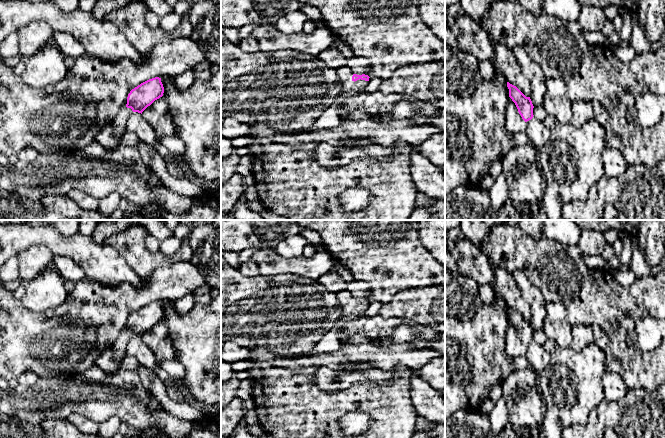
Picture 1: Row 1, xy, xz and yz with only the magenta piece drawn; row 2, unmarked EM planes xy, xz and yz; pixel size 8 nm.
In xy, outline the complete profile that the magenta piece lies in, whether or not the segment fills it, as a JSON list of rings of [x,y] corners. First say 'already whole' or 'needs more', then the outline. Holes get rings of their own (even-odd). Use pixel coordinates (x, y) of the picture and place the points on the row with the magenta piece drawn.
needs more | [[[161,78],[149,79],[130,91],[127,97],[126,107],[119,111],[112,121],[113,130],[120,143],[121,137],[126,130],[127,119],[133,112],[141,113],[155,100],[163,96],[164,87]]]

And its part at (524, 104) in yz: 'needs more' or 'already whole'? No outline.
needs more

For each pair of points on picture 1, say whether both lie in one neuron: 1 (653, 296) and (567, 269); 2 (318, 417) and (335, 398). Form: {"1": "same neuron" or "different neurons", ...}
{"1": "same neuron", "2": "same neuron"}

